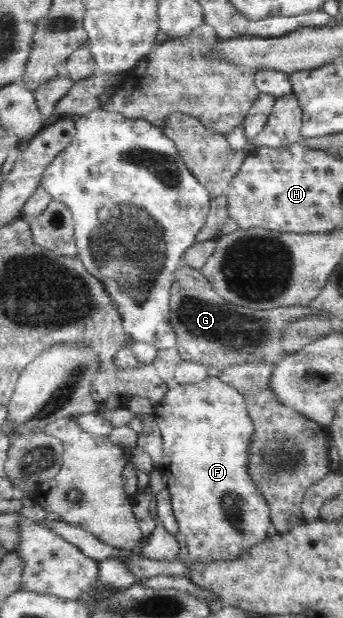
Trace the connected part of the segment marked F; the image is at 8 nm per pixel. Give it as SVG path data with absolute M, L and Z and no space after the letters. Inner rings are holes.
M211 373L200 383L171 386L164 399L157 403L154 414L163 437L161 469L166 472L172 510L179 526L175 536L180 543L178 559L192 565L234 562L246 556L268 537L271 512L248 469L248 443L254 433L254 424L244 396L224 383L218 374Z

